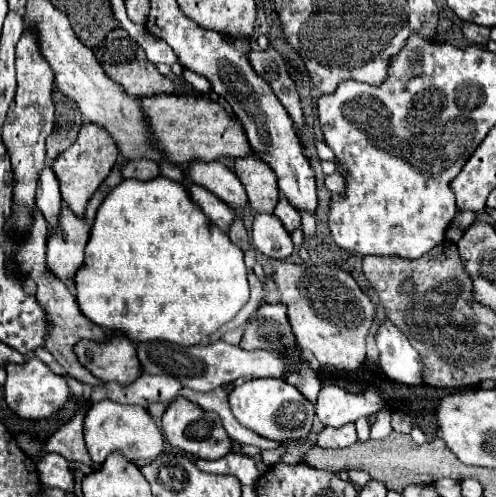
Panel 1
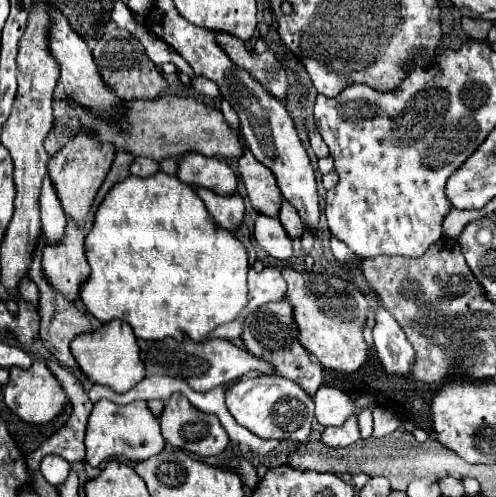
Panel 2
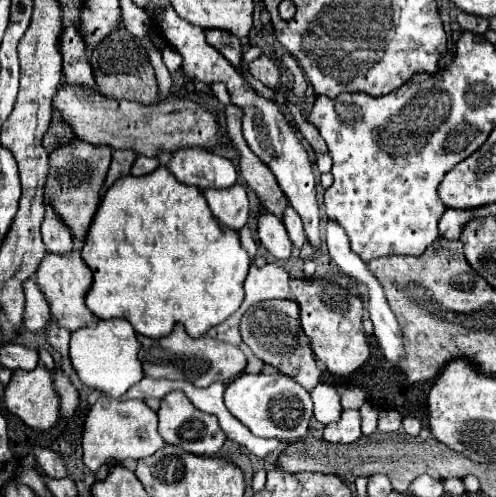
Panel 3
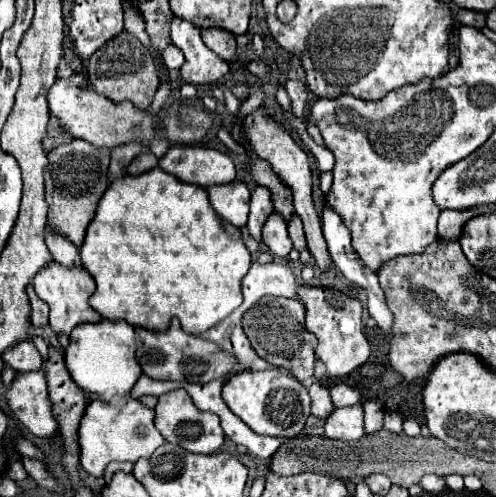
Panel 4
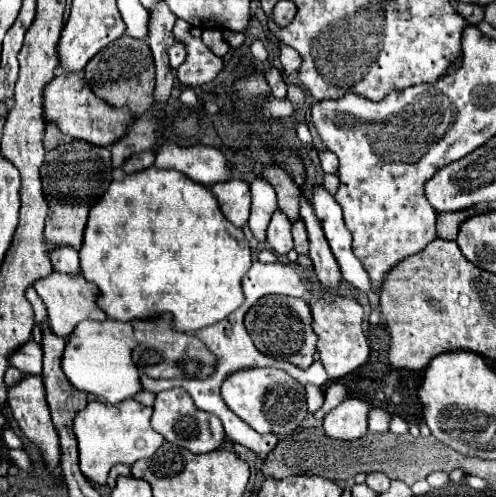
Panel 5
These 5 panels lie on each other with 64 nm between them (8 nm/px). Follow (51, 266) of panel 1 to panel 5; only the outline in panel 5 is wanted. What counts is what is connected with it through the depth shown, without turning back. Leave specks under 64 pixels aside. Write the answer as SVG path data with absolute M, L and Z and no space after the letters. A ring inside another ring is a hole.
M52 272L50 276L38 280L34 284L34 290L42 298L42 302L48 308L48 320L52 326L52 332L60 338L68 338L78 322L82 320L106 320L104 310L98 306L98 288L84 280L84 276L68 276Z

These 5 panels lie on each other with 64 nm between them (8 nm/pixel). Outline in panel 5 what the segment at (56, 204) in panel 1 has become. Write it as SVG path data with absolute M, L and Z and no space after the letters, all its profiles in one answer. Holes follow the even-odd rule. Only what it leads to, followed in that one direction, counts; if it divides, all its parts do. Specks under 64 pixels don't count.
M56 248L50 252L50 262L56 272L80 274L80 258L74 248Z

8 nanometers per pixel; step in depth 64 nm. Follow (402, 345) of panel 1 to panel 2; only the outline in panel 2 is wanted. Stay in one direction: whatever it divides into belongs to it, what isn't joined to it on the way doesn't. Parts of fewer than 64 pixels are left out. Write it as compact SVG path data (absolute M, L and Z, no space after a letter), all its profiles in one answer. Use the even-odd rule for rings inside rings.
M376 296L378 308L376 308L376 326L374 326L374 346L380 362L384 364L386 372L392 374L410 374L412 362L414 362L414 350L410 342L406 340L404 332L396 324L394 316L388 314L388 310L382 306L382 300Z

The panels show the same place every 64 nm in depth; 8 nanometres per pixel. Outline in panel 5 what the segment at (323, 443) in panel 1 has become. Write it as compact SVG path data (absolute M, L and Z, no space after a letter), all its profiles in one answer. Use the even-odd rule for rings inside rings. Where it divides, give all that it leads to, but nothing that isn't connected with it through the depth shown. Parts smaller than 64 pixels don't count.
M348 398L324 416L324 432L338 440L356 440L368 434L370 404L360 398Z

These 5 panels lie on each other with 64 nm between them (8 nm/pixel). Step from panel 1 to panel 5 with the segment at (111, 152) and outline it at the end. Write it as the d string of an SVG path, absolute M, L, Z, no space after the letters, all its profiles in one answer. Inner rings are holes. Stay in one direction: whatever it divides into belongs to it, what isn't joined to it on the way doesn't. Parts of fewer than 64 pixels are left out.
M72 140L68 144L56 146L54 150L46 152L44 164L40 168L40 178L44 198L48 202L48 218L44 228L44 242L48 252L62 246L72 246L78 250L82 246L88 210L98 198L104 196L106 188L112 182L110 150L84 140Z

